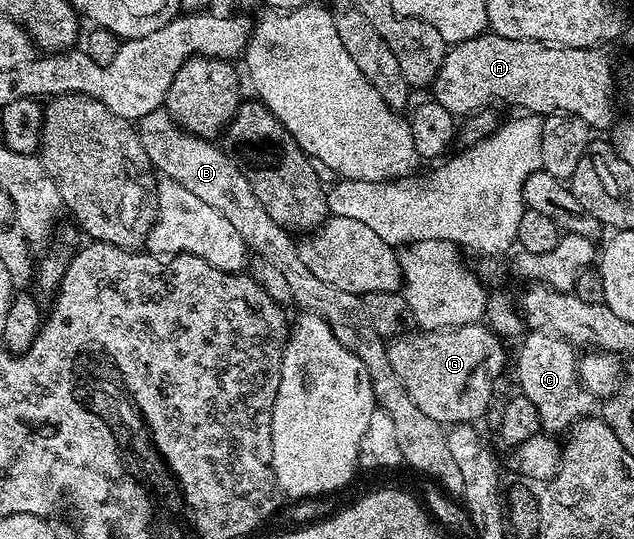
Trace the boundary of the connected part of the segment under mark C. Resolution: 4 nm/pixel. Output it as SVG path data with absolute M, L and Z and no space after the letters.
M540 329L525 334L520 342L516 361L518 389L528 397L528 401L532 401L540 416L540 429L545 434L563 434L578 418L592 417L601 412L601 398L588 393L578 381L578 353L573 344Z

